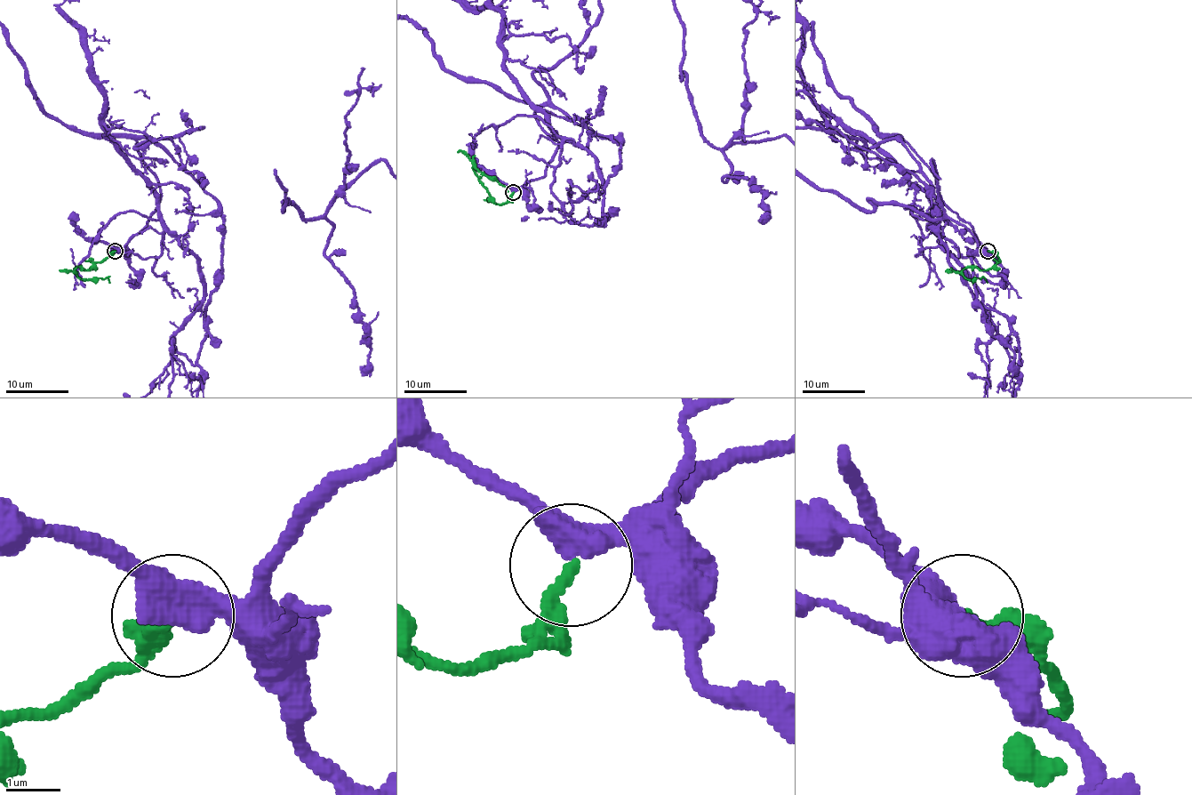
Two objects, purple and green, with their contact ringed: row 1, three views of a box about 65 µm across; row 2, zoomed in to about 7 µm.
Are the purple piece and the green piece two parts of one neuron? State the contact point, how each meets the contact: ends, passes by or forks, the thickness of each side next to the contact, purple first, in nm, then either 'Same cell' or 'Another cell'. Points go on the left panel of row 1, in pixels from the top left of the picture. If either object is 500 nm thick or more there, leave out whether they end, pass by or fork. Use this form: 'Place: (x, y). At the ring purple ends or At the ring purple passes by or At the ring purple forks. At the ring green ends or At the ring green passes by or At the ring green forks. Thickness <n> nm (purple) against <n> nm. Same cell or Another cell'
Place: (115, 251). At the ring purple passes by. At the ring green ends. Thickness 480 nm (purple) against 240 nm. Another cell

